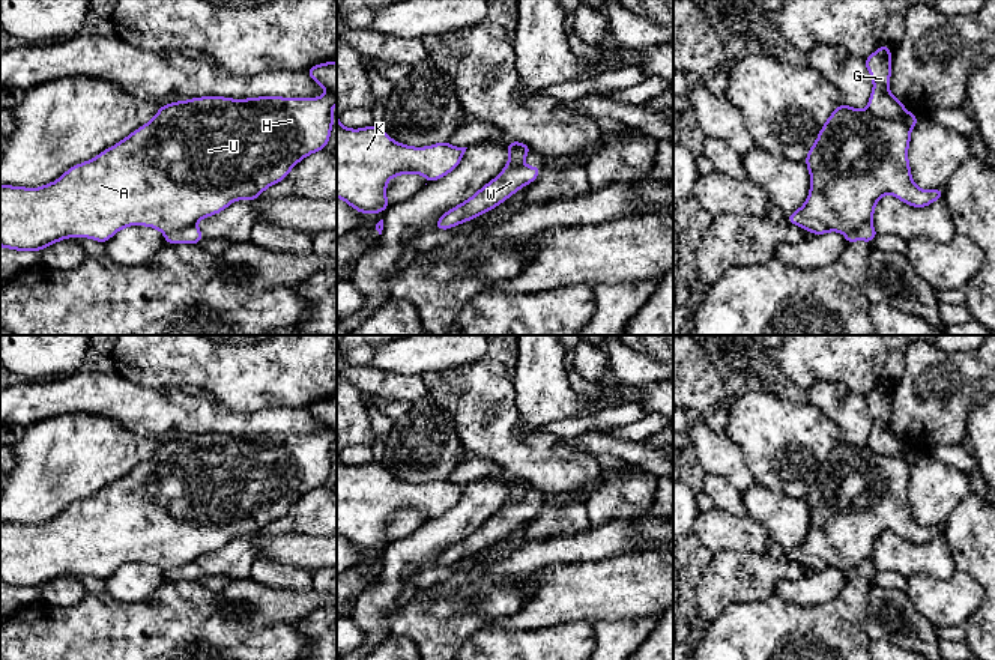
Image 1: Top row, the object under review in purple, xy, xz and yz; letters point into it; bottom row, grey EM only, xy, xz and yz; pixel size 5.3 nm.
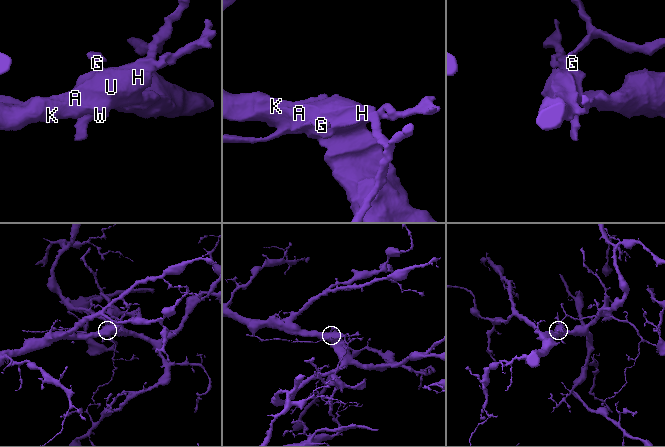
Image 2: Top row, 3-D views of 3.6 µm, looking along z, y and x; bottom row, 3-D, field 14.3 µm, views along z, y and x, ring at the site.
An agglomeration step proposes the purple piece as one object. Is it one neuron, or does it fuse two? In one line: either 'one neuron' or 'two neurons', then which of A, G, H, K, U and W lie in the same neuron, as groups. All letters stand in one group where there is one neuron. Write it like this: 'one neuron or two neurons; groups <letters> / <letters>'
two neurons; groups A H K U / G W

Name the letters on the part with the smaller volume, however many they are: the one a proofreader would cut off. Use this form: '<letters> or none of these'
G, W

